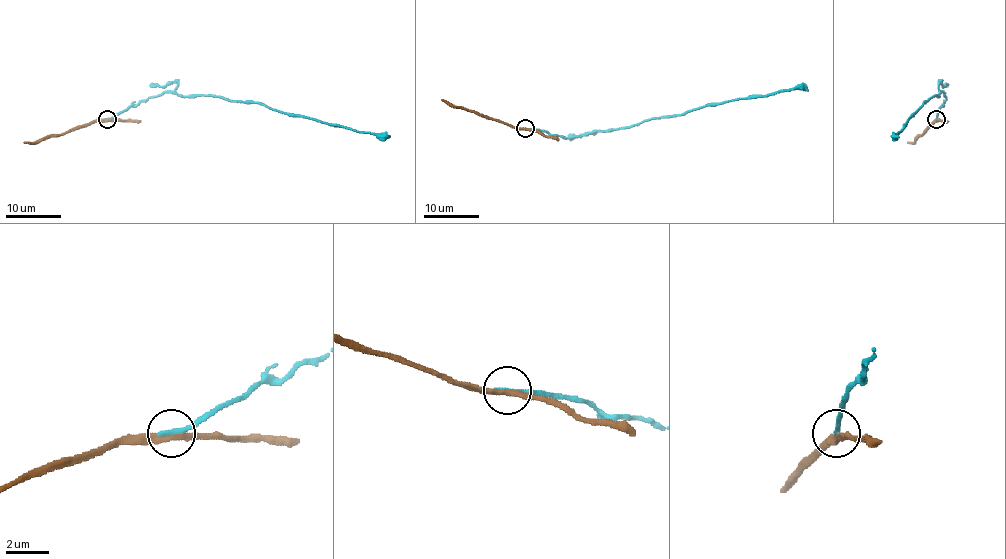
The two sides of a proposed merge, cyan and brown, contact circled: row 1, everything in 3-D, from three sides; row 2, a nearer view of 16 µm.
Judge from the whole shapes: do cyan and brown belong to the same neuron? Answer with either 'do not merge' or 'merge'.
do not merge

